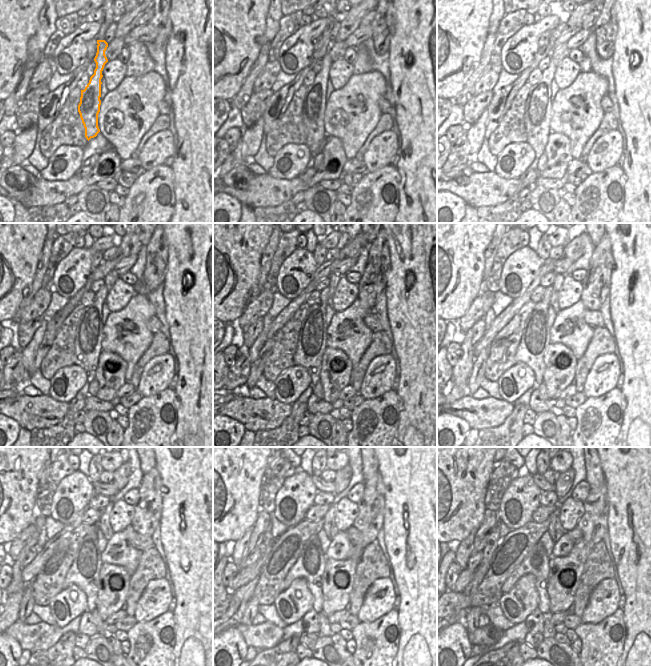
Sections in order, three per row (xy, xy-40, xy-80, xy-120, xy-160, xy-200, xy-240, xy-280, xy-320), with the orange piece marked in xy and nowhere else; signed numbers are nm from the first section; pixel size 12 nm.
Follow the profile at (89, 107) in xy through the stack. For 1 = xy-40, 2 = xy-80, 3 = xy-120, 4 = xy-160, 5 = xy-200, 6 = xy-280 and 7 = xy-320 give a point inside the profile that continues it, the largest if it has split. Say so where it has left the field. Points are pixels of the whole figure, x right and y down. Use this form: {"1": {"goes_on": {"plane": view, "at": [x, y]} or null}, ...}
{"1": {"goes_on": {"plane": "xy-40", "at": [313, 107]}}, "2": {"goes_on": {"plane": "xy-80", "at": [538, 106]}}, "3": {"goes_on": {"plane": "xy-120", "at": [87, 346]}}, "4": {"goes_on": {"plane": "xy-160", "at": [311, 345]}}, "5": {"goes_on": {"plane": "xy-200", "at": [535, 339]}}, "6": {"goes_on": {"plane": "xy-280", "at": [310, 565]}}, "7": {"goes_on": {"plane": "xy-320", "at": [536, 563]}}}

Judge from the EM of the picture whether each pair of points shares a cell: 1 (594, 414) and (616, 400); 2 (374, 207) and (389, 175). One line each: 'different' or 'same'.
1: same
2: same

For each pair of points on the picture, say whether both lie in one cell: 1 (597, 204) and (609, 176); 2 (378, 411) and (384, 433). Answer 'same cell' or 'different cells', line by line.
1: same cell
2: same cell

